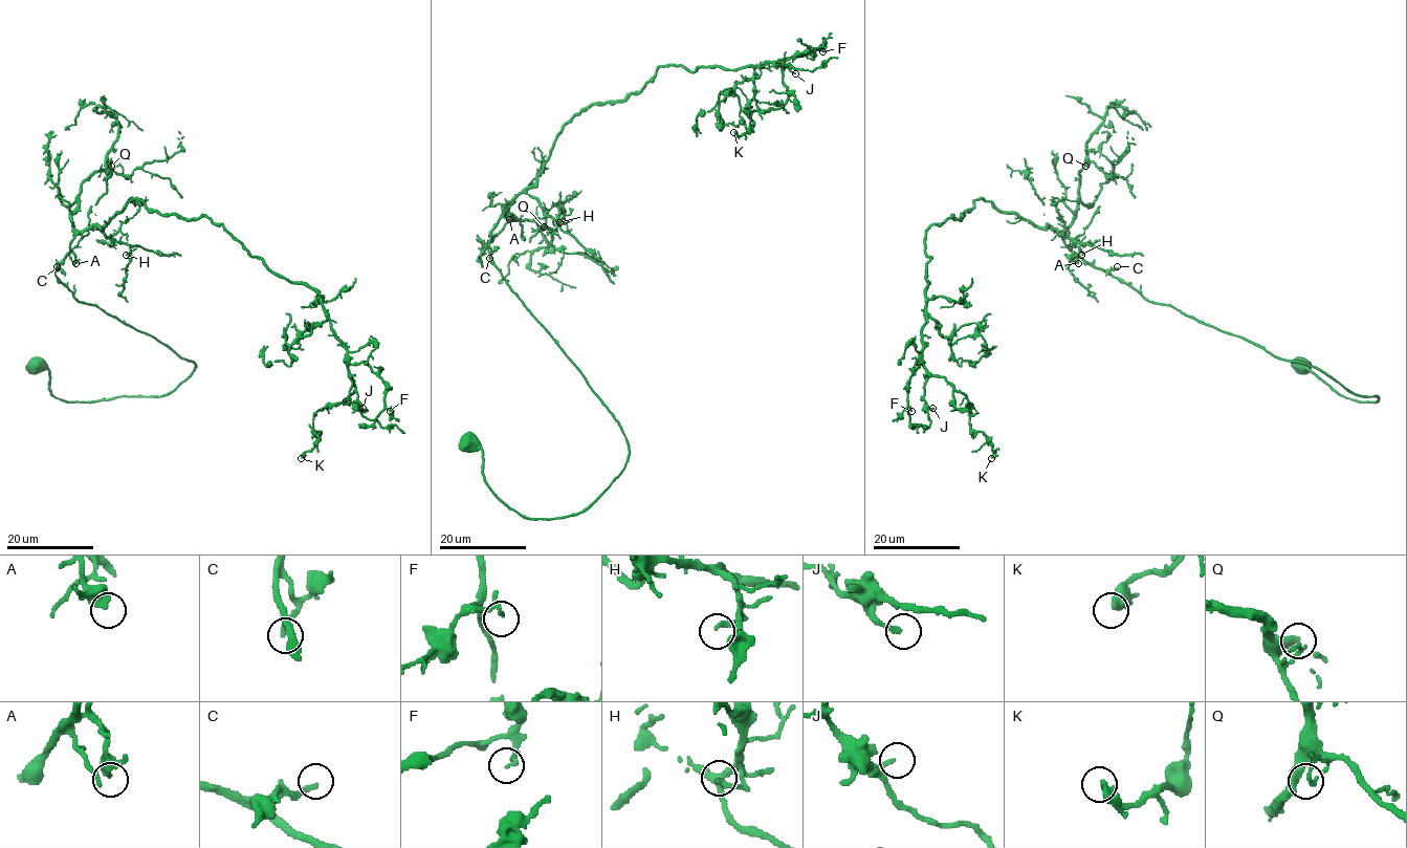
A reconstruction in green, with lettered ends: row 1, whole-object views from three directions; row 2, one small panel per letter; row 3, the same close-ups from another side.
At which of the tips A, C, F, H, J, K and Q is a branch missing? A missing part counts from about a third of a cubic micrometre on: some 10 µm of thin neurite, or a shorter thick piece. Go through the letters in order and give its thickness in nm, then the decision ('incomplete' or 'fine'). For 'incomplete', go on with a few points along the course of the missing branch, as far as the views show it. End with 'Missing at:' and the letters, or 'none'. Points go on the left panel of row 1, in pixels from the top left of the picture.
A: 320 nm | fine
C: 200 nm | incomplete
F: 100 nm | fine
H: 200 nm | fine
J: 170 nm | fine
K: 460 nm | fine
Q: 170 nm | fine
Missing at: C

